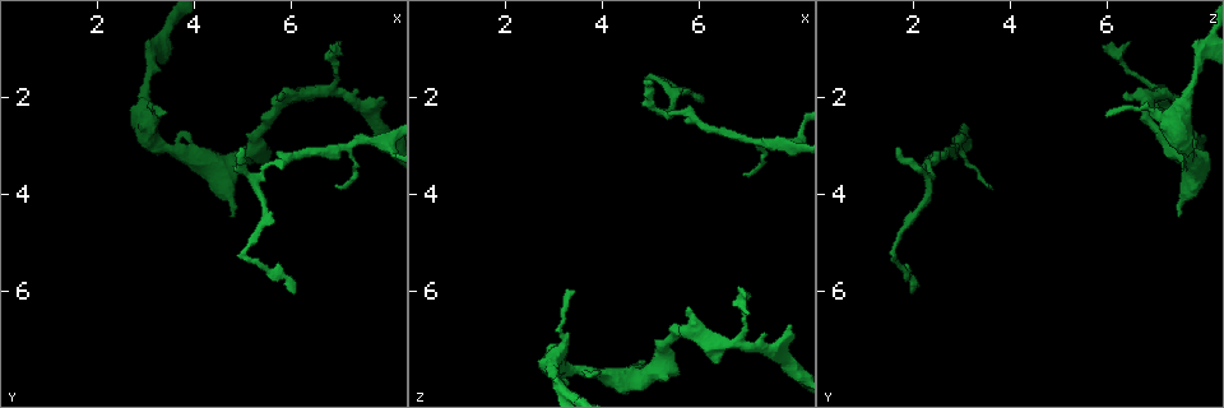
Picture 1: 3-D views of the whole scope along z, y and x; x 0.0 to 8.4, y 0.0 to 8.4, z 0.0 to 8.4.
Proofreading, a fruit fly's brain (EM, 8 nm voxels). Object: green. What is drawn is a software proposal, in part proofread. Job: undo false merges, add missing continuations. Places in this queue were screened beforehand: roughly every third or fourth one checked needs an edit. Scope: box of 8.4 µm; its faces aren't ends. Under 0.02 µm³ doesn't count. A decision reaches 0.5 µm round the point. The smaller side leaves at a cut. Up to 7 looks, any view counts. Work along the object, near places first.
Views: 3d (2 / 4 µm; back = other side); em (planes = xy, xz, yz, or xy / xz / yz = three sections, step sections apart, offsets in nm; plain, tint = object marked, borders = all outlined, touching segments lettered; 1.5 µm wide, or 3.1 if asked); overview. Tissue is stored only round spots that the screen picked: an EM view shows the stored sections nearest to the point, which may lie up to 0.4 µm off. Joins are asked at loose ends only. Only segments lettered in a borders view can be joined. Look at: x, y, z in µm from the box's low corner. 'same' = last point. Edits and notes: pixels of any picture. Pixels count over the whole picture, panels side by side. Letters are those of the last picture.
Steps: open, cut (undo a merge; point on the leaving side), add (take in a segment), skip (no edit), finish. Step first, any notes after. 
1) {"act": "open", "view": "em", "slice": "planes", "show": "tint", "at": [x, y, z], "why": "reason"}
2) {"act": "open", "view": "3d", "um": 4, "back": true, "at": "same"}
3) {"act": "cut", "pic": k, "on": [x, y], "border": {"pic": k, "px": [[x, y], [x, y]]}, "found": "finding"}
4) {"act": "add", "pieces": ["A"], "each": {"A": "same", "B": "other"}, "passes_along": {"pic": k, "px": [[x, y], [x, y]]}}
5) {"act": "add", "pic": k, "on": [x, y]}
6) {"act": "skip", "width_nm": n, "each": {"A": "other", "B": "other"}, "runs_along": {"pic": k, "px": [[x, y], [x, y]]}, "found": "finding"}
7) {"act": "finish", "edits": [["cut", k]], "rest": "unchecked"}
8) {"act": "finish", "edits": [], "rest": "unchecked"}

{"act": "open", "view": "3d", "um": 2, "at": [6.85, 0.95, 5.95], "why": "tapers out"}

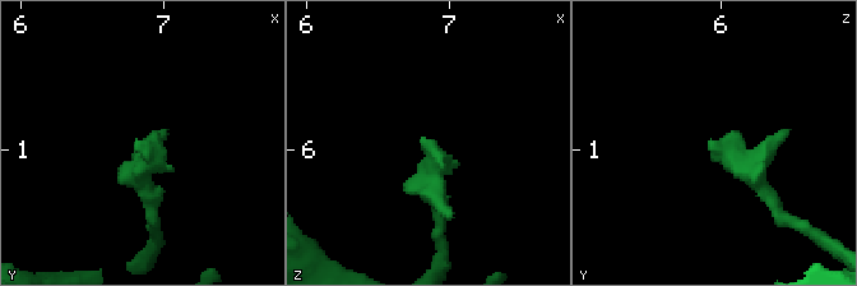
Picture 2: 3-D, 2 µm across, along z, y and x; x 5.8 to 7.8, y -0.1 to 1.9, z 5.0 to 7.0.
{"act": "open", "view": "em", "slice": "planes", "show": "borders", "at": [6.80, 0.92, 5.94], "why": "need the tissue"}

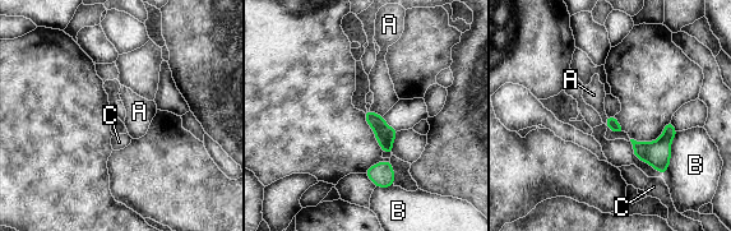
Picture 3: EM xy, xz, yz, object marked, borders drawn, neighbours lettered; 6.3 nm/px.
{"act": "skip", "each": {"A": "other", "B": "other", "C": "other"}, "found": "none of them fits"}

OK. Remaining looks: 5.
{"act": "open", "view": "em", "slice": "planes", "show": "borders", "at": [4.85, 4.45, 7.50], "why": "branch stops here"}

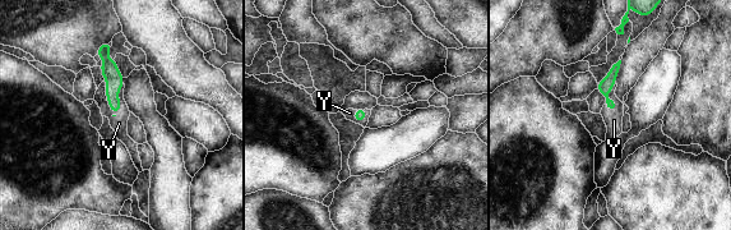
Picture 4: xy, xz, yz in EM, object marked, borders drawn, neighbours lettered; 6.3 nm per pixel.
{"act": "add", "pieces": ["Y"], "each": {"Y": "same"}, "found": "the neuron continues"}

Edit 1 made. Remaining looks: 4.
{"act": "open", "view": "overview"}

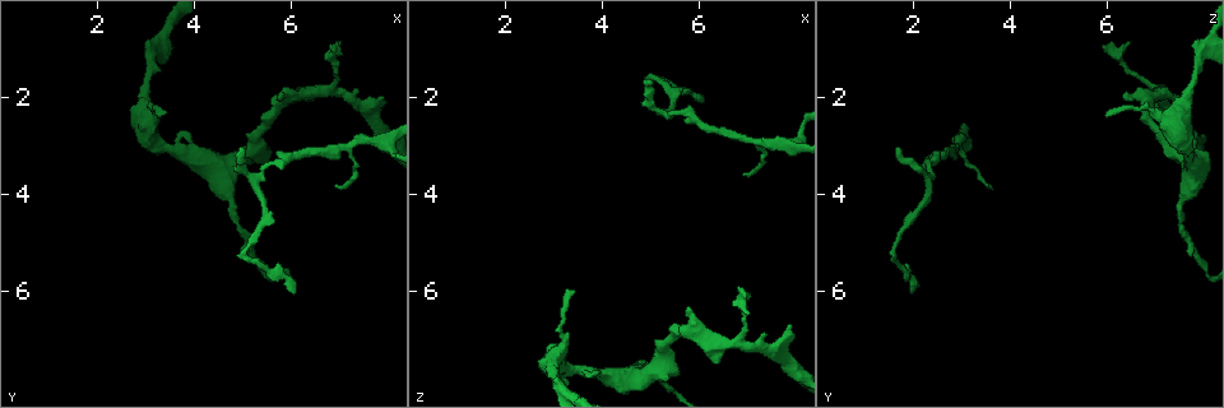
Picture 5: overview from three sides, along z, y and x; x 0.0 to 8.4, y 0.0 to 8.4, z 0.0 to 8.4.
{"act": "open", "view": "em", "slice": "planes", "show": "borders", "at": [3.40, 2.30, 6.00]}

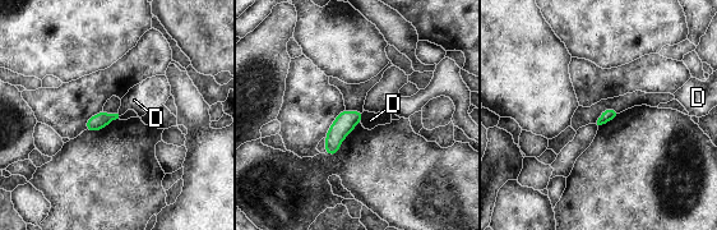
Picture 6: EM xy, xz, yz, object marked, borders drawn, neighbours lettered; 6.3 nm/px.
{"act": "skip", "longest_contact_nm": ["D", 80], "each": {"D": "other"}, "border": {"pic": 6, "px": [[364, 111], [360, 122]]}, "found": "no lettered segment goes on from it"}

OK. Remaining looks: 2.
{"act": "finish", "edits": [["add", 4]], "rest": "unchecked"}

